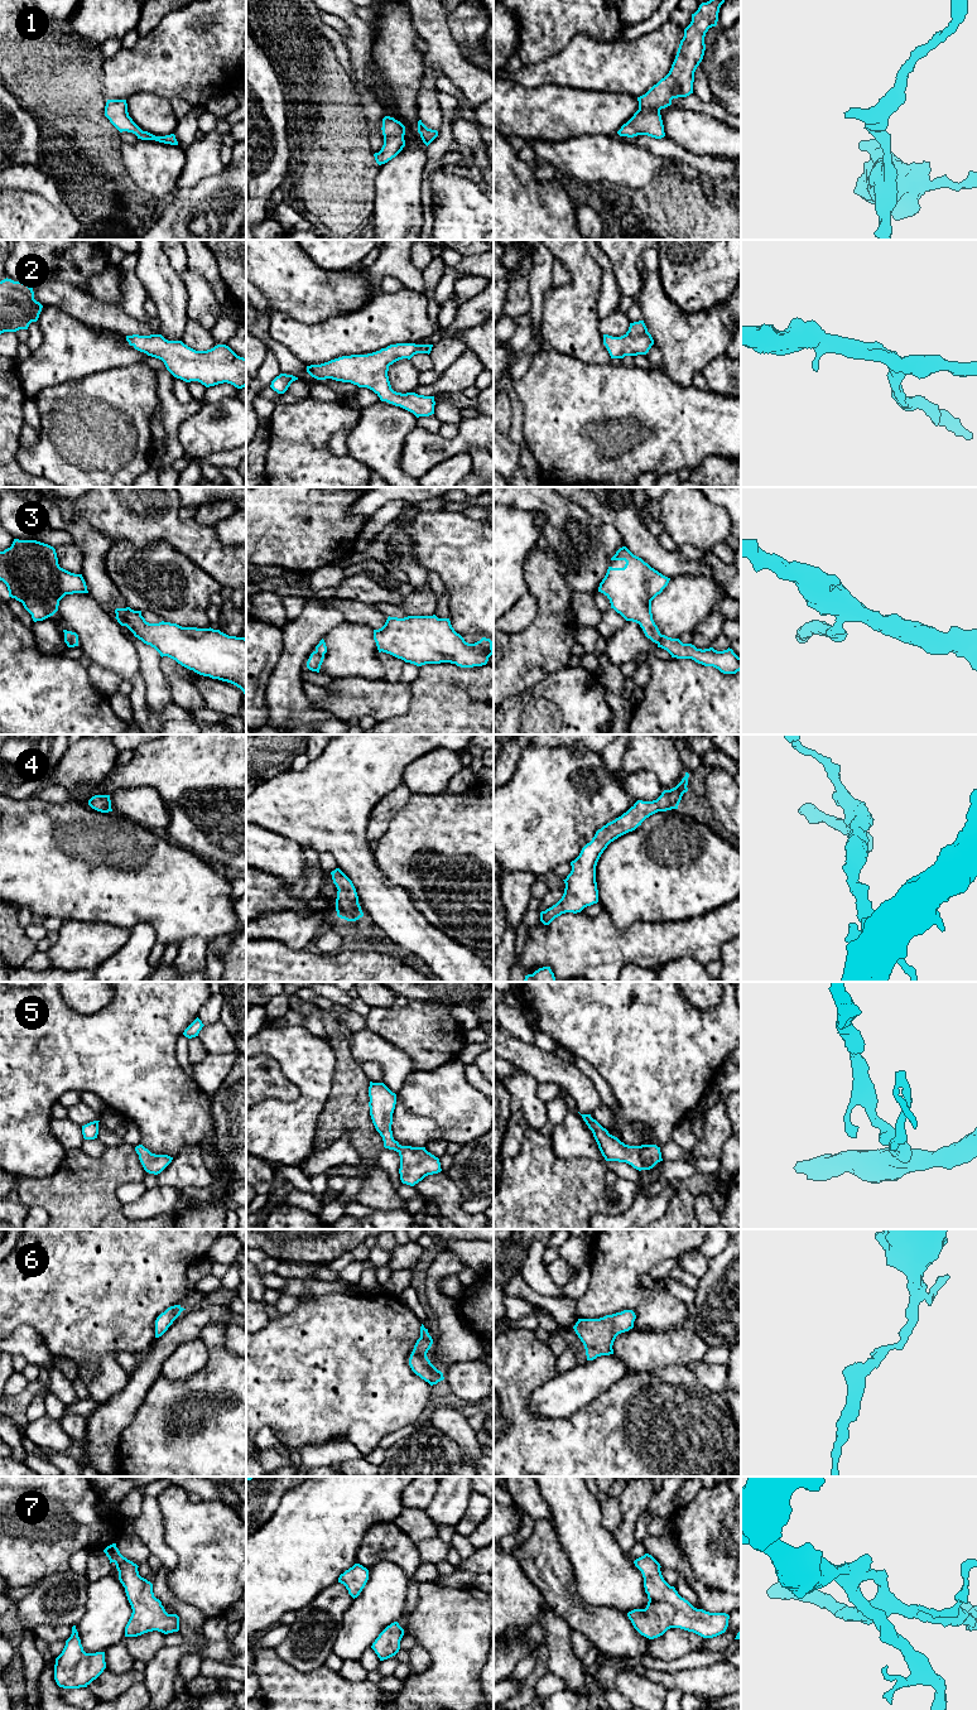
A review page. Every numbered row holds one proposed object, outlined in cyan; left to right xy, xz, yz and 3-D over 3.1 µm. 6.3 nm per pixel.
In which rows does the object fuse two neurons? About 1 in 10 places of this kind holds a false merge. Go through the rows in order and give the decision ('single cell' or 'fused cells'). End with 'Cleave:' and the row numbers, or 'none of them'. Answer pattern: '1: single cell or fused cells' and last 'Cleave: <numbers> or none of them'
1: single cell
2: single cell
3: single cell
4: single cell
5: single cell
6: single cell
7: single cell
Cleave: none of them

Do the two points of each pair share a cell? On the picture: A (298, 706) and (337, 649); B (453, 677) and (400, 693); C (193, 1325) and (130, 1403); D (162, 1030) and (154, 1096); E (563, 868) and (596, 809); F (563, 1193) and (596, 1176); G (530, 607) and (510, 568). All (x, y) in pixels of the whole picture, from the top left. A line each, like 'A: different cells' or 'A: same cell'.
A: different cells
B: different cells
C: same cell
D: same cell
E: different cells
F: same cell
G: different cells

